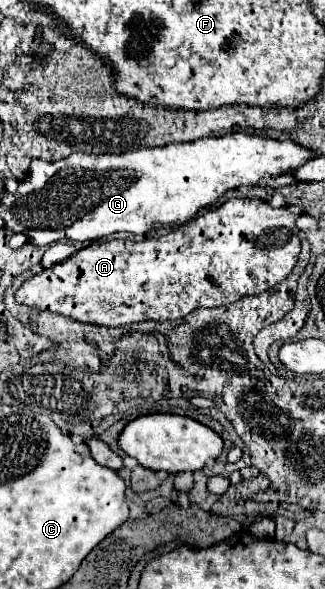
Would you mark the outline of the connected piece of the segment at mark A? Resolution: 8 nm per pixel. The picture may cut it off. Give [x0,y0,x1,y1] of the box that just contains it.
[16,198,300,328]

